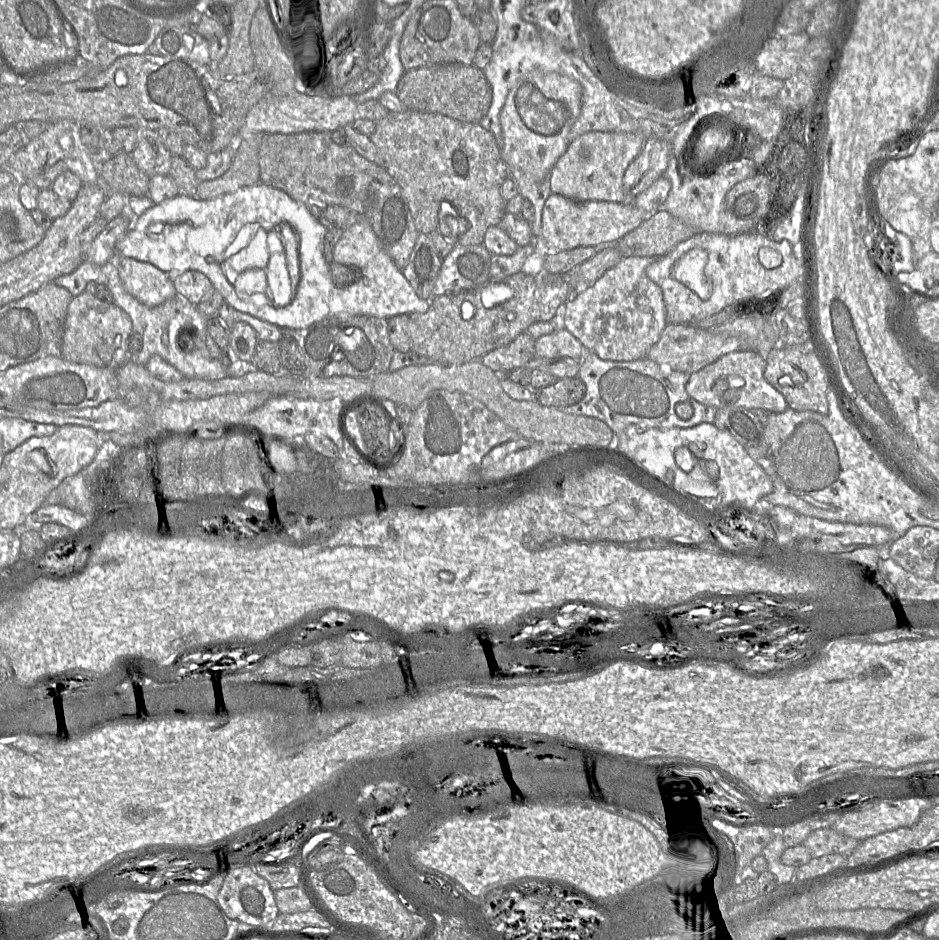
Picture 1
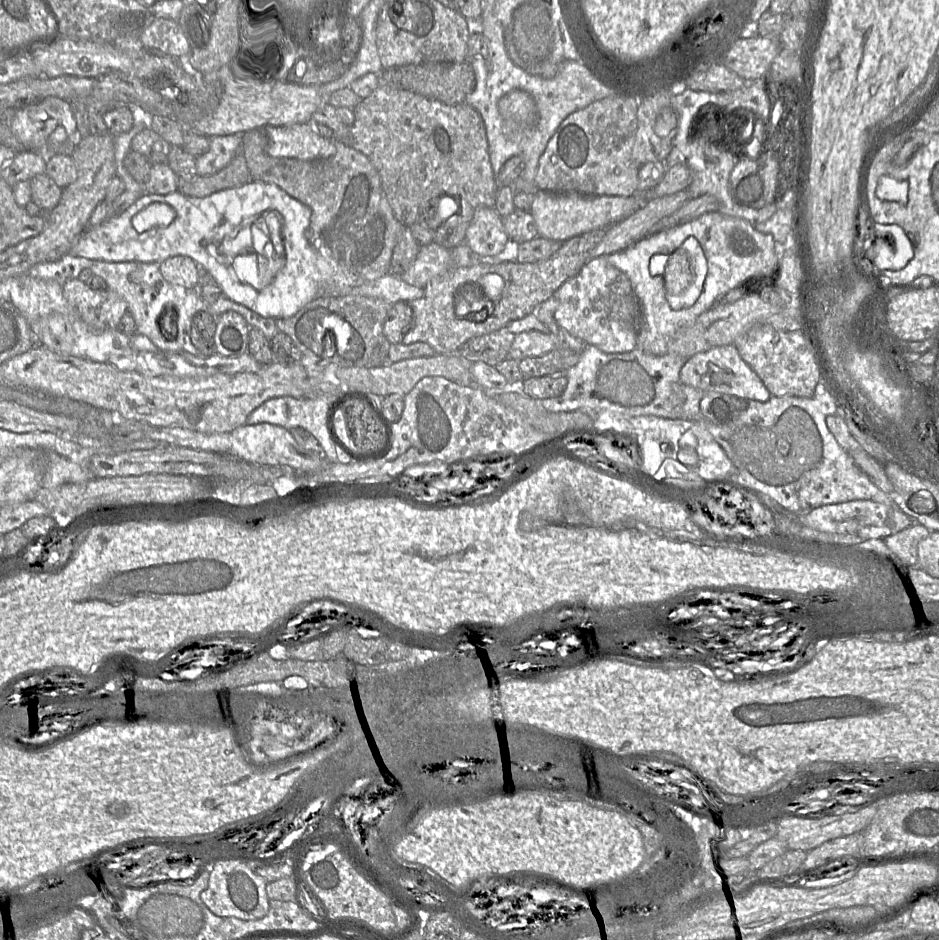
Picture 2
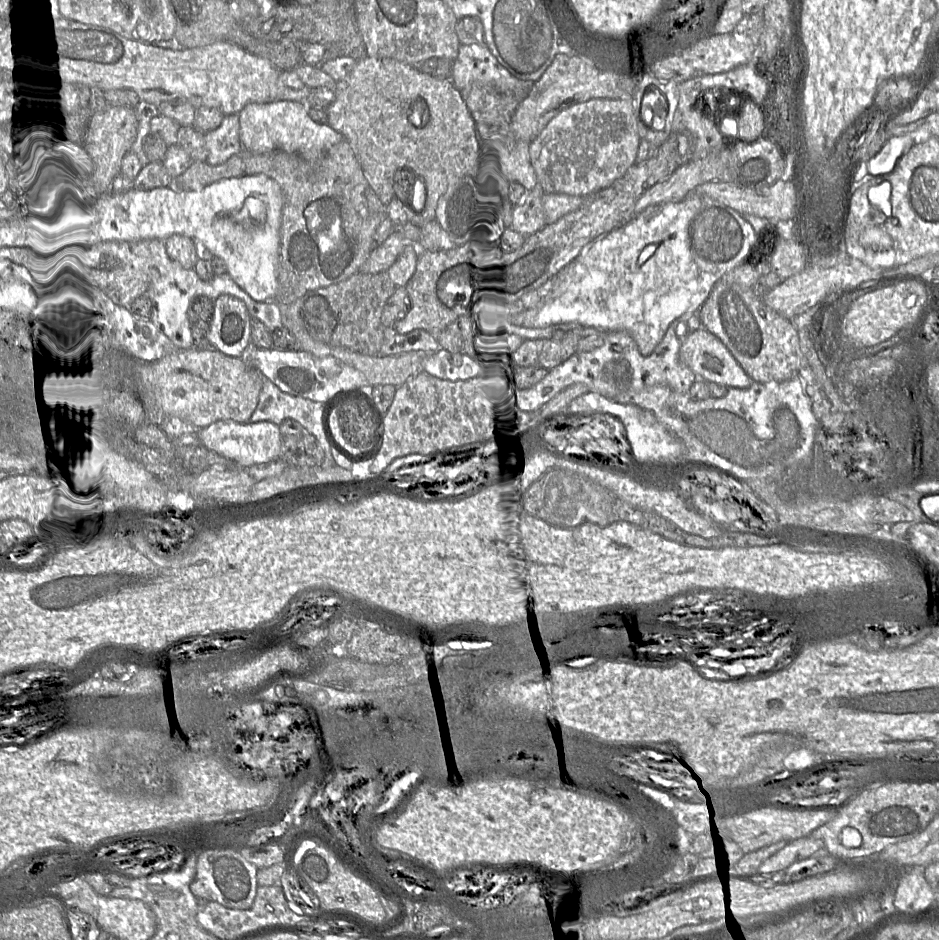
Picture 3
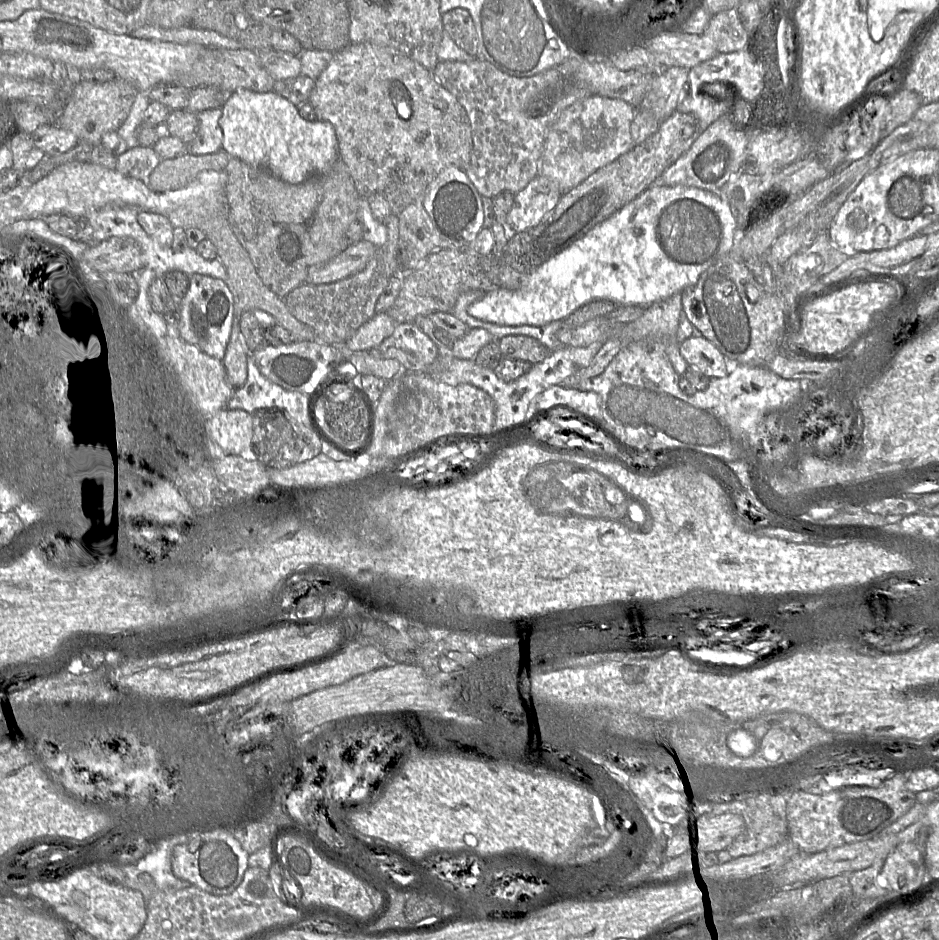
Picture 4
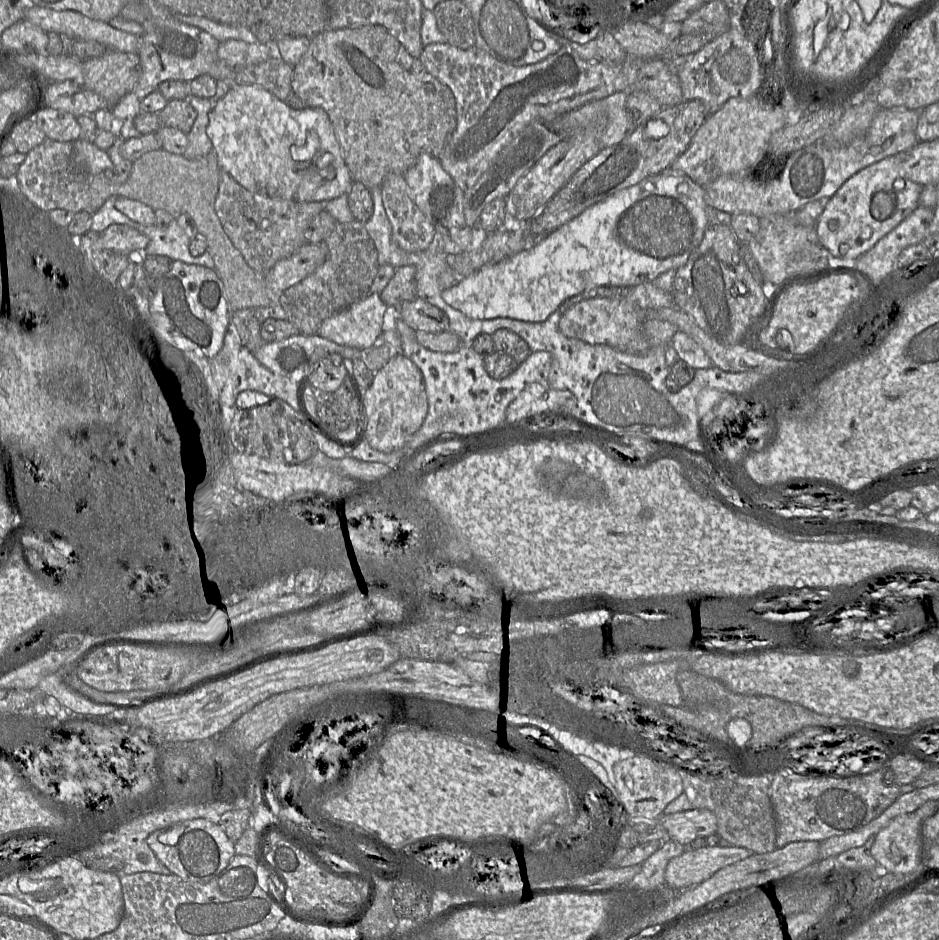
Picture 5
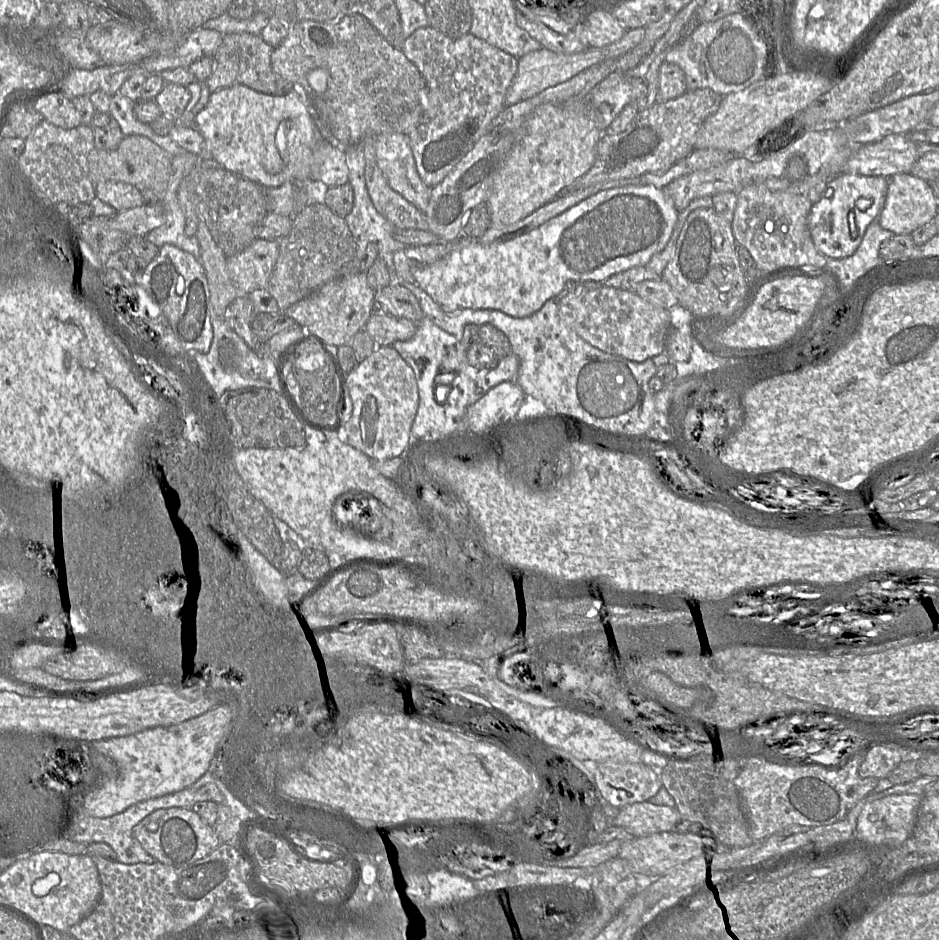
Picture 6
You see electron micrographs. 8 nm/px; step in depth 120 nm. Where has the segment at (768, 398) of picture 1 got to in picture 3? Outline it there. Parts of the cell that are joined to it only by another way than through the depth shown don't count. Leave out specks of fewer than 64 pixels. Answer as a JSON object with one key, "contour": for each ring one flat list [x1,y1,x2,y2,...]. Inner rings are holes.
{"contour":[[703,326,687,334,679,358,706,381,740,389,749,388,754,382,723,342]]}

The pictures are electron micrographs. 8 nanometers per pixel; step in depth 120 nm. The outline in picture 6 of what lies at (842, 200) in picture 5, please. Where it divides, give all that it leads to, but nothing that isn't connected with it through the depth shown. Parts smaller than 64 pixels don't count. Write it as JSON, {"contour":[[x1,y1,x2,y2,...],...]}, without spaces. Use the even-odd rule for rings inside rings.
{"contour":[[841,173,826,184,823,197,812,204,808,228,817,250,826,257,841,259,859,247,868,226,881,213,888,189,888,178]]}

